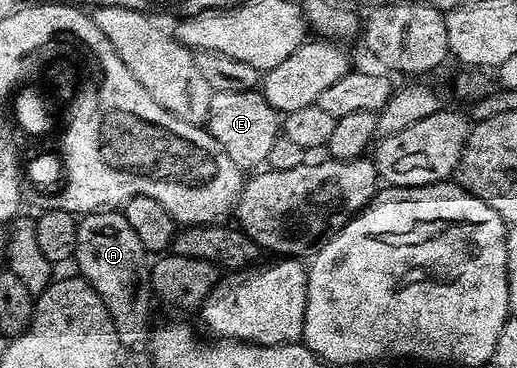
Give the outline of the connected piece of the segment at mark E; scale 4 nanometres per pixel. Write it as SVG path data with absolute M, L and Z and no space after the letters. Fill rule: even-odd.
M254 89L246 92L213 93L206 129L214 136L214 140L218 140L222 152L226 152L226 156L230 156L236 166L260 168L267 163L282 126L276 109L265 100L259 89Z

